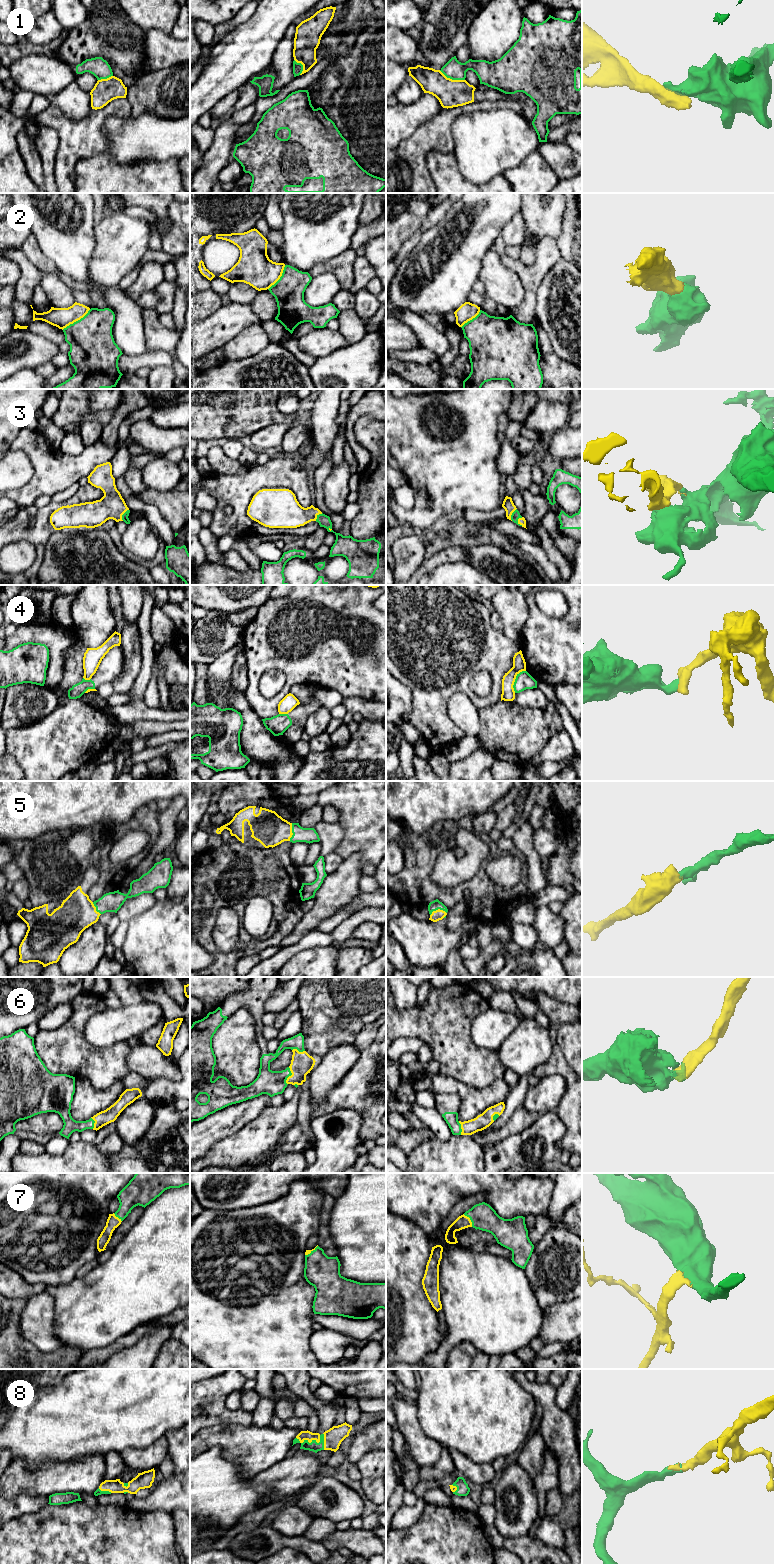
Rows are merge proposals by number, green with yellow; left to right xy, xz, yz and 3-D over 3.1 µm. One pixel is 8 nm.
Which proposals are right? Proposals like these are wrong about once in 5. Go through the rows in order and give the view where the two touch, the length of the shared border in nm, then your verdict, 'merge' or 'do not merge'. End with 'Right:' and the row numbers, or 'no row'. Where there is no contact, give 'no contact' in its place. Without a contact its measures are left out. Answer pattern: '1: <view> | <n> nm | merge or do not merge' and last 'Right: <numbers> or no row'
1: yz | 220 nm | do not merge
2: xy | 280 nm | do not merge
3: yz | 80 nm | merge
4: yz | 200 nm | do not merge
5: xz | 150 nm | merge
6: xz | 140 nm | merge
7: yz | 130 nm | merge
8: xz | 200 nm | merge
Right: 3, 5, 6, 7, 8

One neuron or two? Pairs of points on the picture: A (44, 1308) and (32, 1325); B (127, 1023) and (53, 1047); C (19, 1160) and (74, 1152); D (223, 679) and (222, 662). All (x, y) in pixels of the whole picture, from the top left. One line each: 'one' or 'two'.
A: one
B: two
C: one
D: one

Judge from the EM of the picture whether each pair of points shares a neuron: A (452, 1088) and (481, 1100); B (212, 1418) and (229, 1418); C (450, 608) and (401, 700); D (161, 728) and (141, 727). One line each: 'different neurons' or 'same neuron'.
A: same neuron
B: same neuron
C: different neurons
D: same neuron

